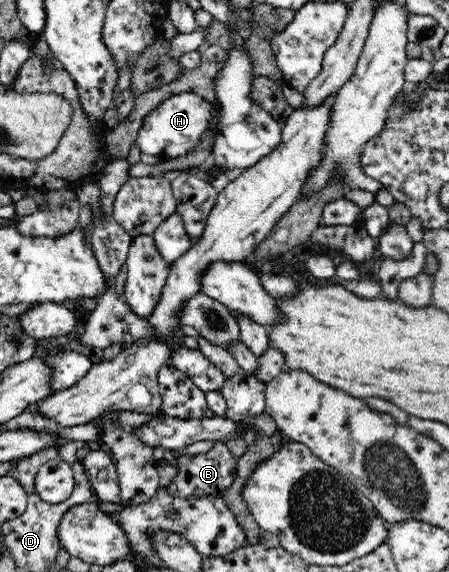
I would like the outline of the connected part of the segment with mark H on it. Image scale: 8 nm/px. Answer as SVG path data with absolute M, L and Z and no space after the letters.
M190 91L171 95L144 117L142 127L137 133L137 145L142 153L159 156L161 159L176 159L188 155L198 147L204 132L211 129L214 115L214 103L201 95Z

